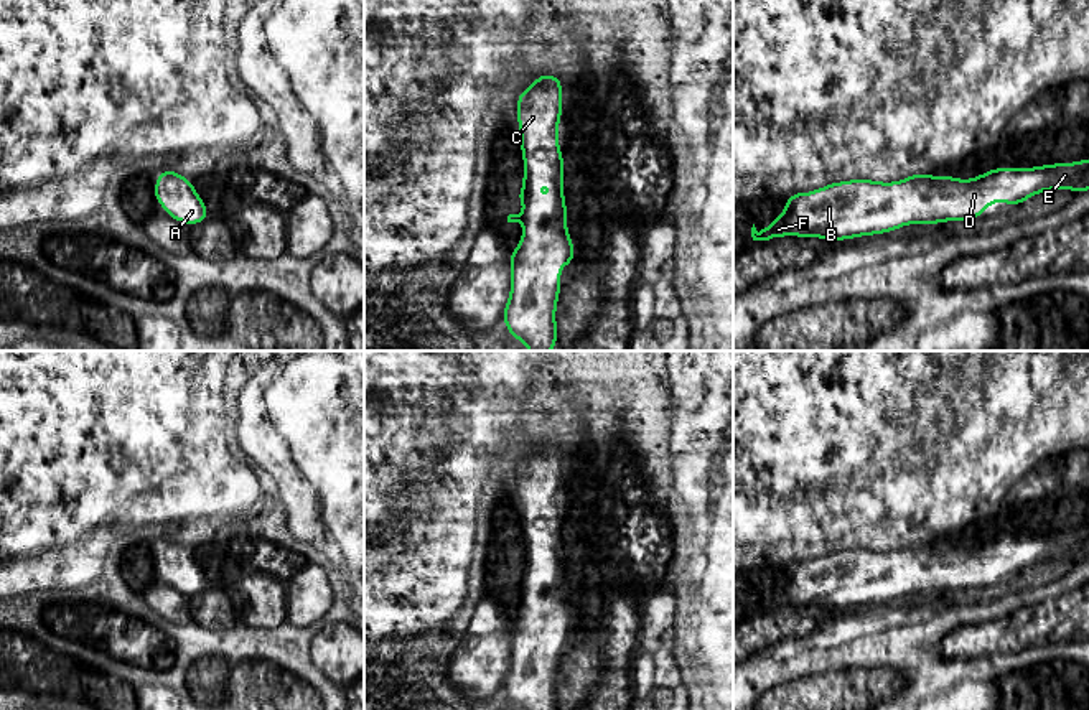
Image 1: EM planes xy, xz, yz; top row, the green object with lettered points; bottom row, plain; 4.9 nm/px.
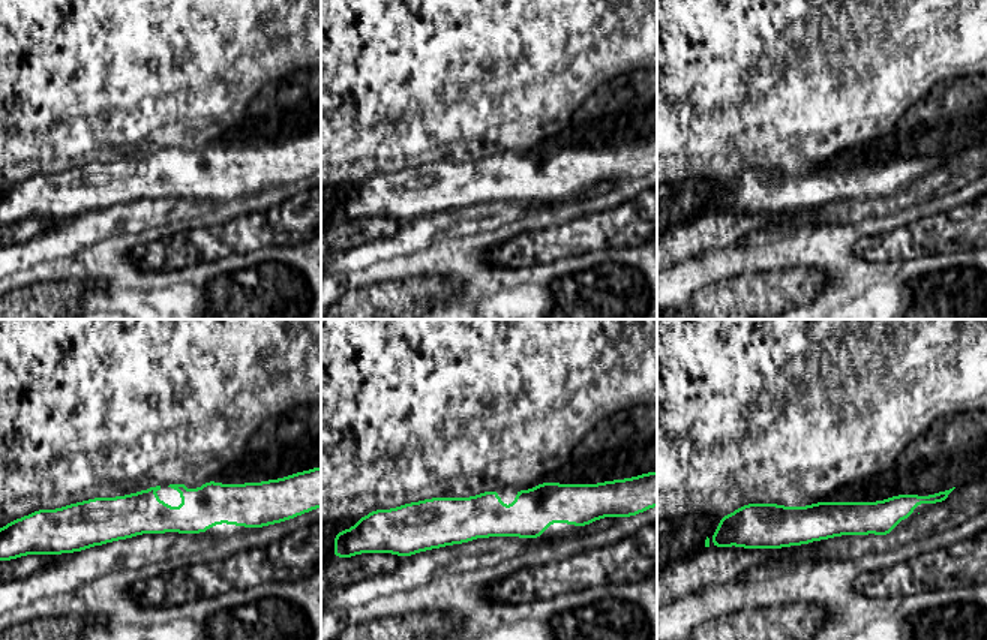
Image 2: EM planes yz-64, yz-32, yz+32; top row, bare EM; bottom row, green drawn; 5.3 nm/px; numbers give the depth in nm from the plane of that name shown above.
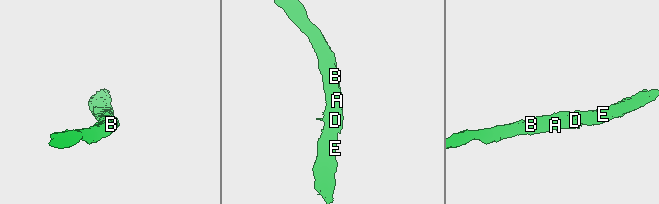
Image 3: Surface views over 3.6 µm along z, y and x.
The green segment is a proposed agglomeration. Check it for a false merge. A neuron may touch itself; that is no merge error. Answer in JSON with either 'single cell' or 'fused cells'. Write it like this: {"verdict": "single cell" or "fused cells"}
{"verdict": "single cell"}

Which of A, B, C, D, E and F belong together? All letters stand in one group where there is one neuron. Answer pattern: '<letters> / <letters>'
A B C D E F

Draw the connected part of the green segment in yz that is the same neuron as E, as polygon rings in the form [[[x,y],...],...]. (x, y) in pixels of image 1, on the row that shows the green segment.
[[[1089,160],[1077,163],[1040,165],[1036,168],[992,168],[974,180],[932,176],[916,173],[901,181],[881,183],[873,180],[848,180],[829,183],[811,193],[794,193],[786,198],[786,209],[761,232],[751,227],[753,241],[797,236],[845,241],[860,236],[885,234],[906,224],[937,224],[947,221],[975,221],[990,203],[1017,206],[1028,198],[1058,188],[1073,193],[1089,191]]]

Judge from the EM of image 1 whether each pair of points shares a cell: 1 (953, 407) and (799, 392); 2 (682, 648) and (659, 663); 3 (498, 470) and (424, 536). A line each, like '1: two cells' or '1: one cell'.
1: one cell
2: two cells
3: two cells

